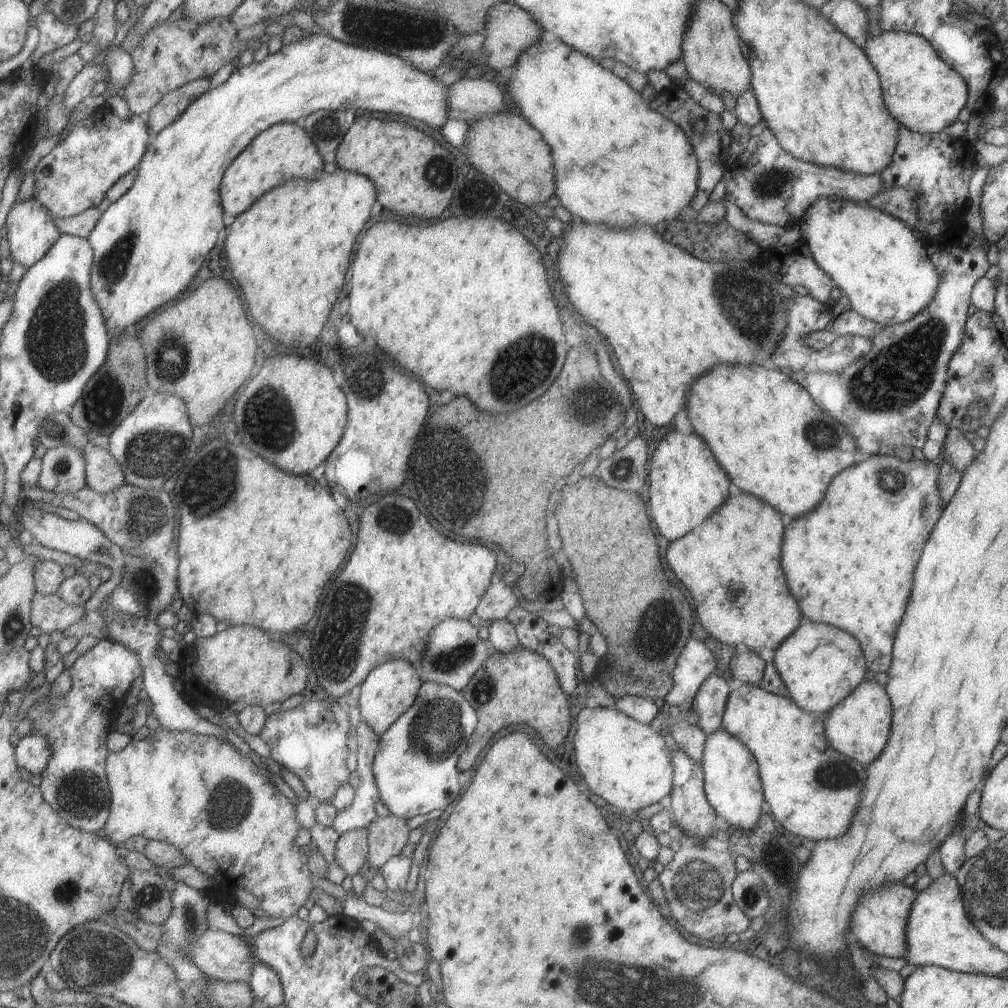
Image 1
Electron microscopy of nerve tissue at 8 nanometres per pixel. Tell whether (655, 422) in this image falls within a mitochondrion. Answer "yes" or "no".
no

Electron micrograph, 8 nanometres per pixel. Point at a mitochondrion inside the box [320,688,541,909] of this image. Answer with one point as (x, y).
(436, 729)

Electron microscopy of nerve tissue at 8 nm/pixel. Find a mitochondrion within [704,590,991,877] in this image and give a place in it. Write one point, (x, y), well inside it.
(834, 775)

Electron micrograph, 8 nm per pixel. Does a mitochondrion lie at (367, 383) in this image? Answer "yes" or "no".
yes

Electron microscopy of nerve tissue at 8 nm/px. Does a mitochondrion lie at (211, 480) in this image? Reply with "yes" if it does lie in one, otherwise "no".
yes

